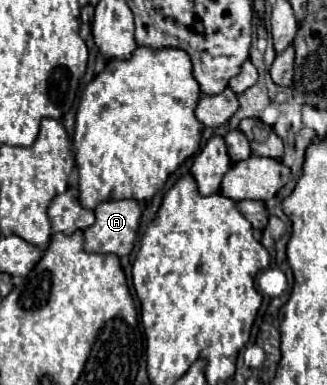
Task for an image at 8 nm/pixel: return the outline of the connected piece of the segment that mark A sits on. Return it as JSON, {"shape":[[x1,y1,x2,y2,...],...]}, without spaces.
{"shape":[[106,201,100,203,94,213,94,225,84,231,84,251,114,253,118,257,130,255,142,215,138,201]]}

